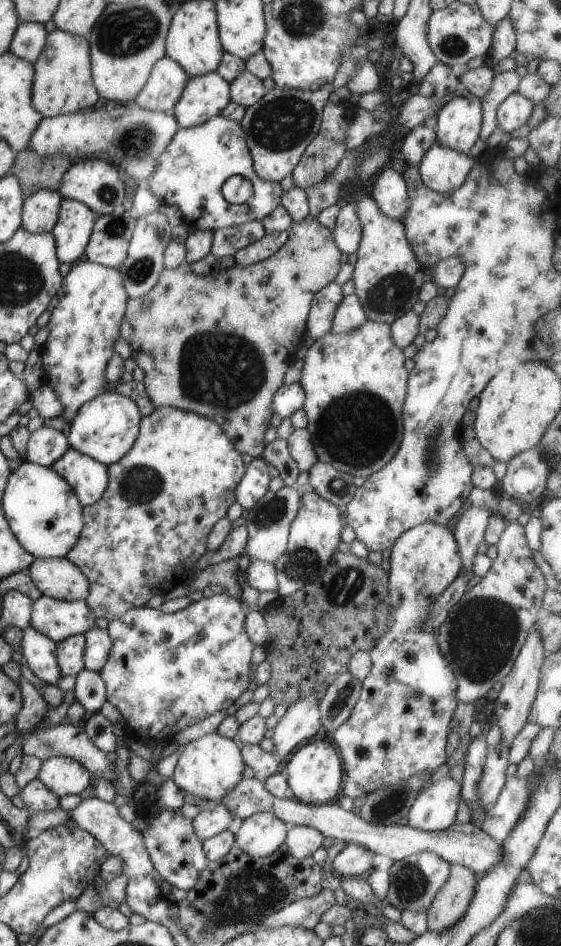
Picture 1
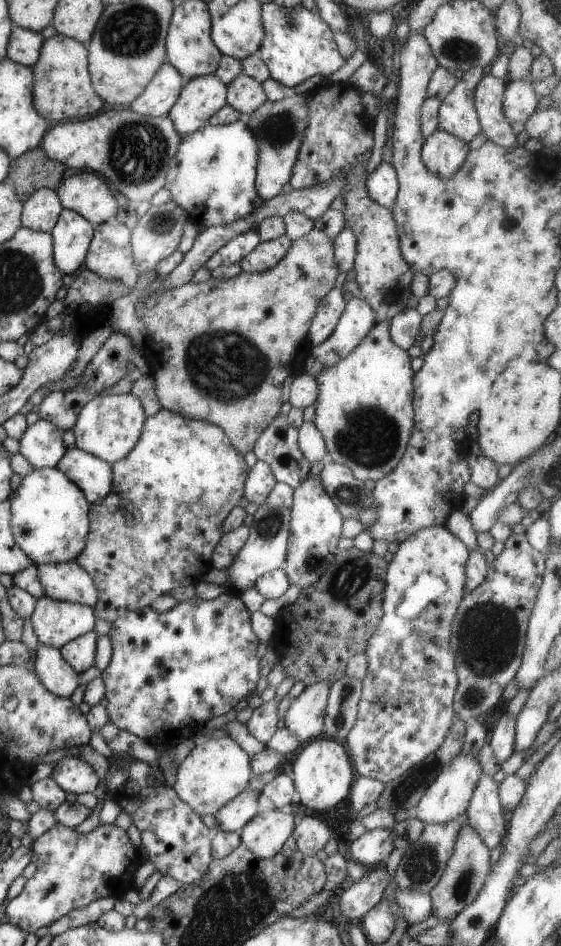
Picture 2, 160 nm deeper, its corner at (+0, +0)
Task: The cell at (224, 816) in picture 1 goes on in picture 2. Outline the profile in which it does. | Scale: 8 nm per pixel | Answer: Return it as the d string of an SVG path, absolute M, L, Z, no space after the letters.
M245 788L237 796L227 801L213 816L215 819L215 830L238 832L239 829L249 822L250 818L257 812L257 797L260 791Z

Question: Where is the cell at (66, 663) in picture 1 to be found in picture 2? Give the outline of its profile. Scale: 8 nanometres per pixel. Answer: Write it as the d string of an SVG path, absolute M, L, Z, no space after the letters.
M89 631L67 641L58 648L61 658L76 673L82 673L93 664L97 637L98 634L95 631Z

